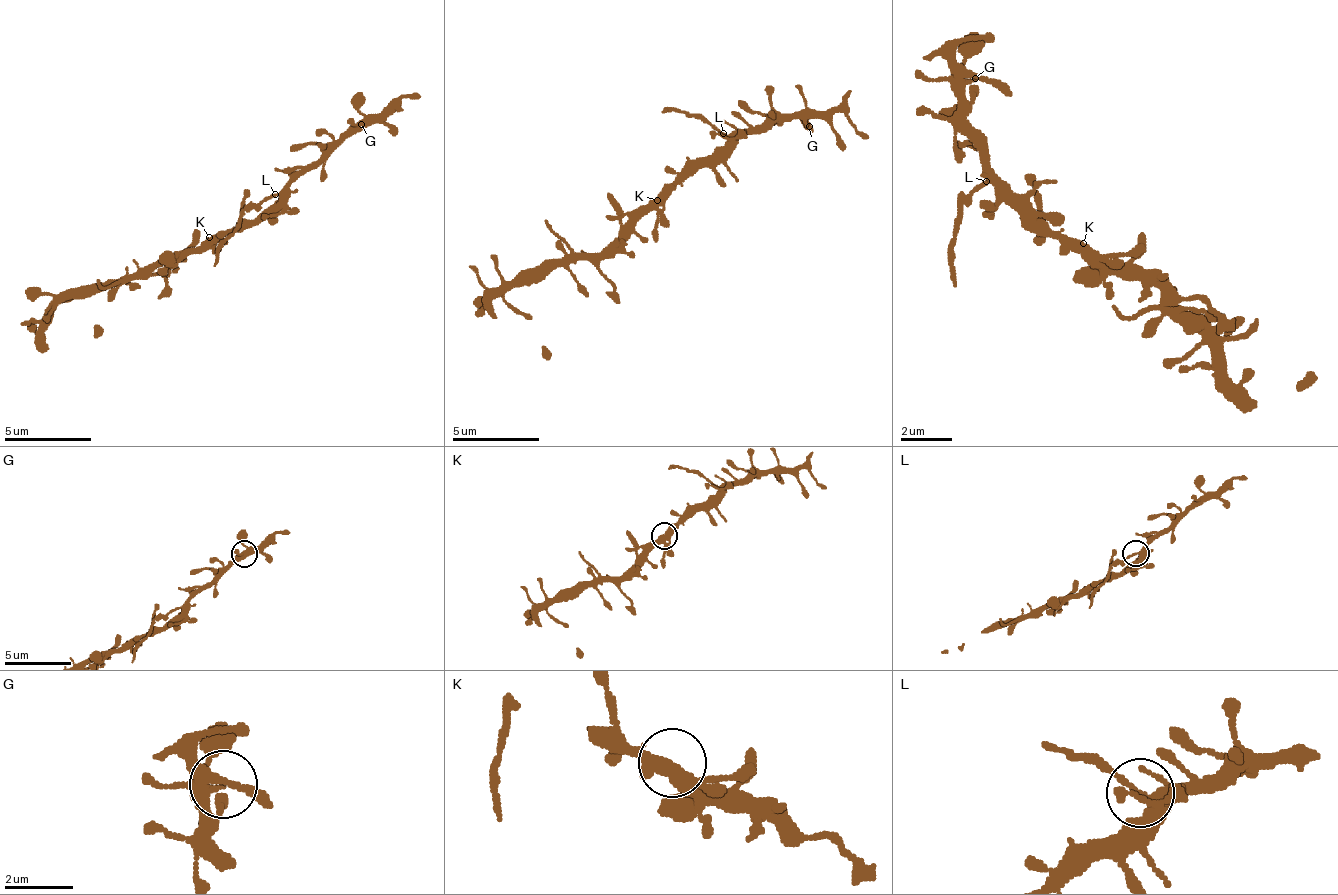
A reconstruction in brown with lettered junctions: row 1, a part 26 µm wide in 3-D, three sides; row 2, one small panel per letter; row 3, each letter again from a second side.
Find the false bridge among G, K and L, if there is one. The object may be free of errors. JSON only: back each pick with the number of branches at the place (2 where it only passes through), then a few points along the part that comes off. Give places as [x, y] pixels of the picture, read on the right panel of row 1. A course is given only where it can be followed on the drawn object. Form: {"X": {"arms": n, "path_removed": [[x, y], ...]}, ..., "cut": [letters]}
{"L": {"arms": 4, "path_removed": [[988, 180], [956, 218], [956, 288]]}, "cut": ["L"]}

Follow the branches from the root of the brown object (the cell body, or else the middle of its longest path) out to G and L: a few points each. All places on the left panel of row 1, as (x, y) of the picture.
G: (213, 245), (243, 224), (252, 224), (300, 176), (317, 167), (361, 124)
L: (213, 245), (243, 224), (256, 224), (278, 202), (274, 193)

